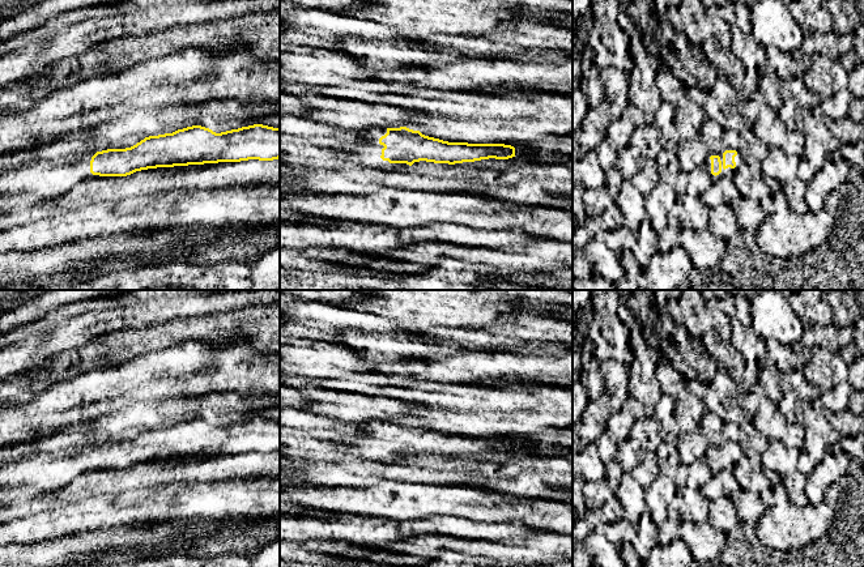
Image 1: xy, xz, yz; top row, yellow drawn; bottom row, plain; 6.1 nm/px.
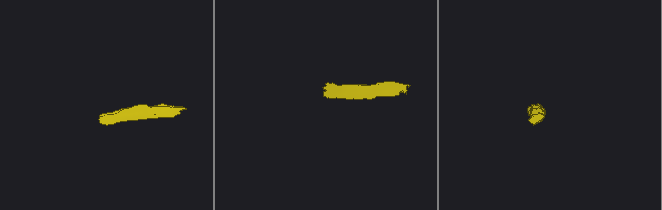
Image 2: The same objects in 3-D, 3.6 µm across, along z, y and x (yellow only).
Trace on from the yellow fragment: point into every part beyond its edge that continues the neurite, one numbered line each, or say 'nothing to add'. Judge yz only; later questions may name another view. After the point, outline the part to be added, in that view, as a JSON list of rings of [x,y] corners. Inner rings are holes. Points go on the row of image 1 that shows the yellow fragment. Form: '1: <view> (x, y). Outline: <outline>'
1: yz (706, 166). Outline: [[[722,149],[719,153],[708,153],[703,165],[701,166],[701,169],[708,174],[708,176],[711,178],[714,183],[722,179],[723,176],[733,175],[736,169],[742,163],[741,154],[737,150],[737,155],[735,157],[736,167],[735,169],[728,167],[724,170],[723,169],[723,153],[725,150],[732,150],[732,149]],[[711,155],[719,155],[722,161],[722,172],[716,176],[711,174],[711,159],[710,159]]]

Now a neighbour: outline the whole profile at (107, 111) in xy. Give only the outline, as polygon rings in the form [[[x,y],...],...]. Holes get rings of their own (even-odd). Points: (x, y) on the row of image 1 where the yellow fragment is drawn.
[[[190,47],[145,60],[115,76],[95,76],[71,88],[52,90],[26,111],[0,116],[0,175],[33,166],[37,161],[54,161],[65,153],[80,157],[88,152],[90,142],[77,138],[77,132],[128,115],[132,110],[225,99],[280,102],[280,61],[259,59],[247,47],[225,48],[218,54]]]

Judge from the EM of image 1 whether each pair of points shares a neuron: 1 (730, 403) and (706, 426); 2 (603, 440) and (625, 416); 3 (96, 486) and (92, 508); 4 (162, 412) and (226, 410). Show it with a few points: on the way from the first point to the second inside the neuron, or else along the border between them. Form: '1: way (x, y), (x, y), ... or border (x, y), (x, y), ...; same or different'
1: border (706, 408), (722, 421), (722, 440); different
2: way (609, 434), (621, 422); same
3: border (124, 491), (116, 495), (93, 495), (71, 502); different
4: way (178, 409), (211, 409); same

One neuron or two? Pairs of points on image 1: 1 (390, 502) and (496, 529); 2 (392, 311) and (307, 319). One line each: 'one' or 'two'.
1: two
2: two

